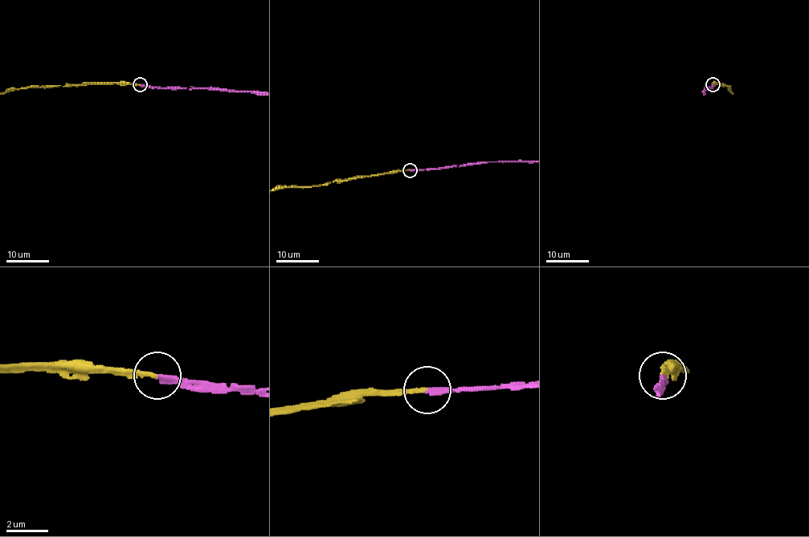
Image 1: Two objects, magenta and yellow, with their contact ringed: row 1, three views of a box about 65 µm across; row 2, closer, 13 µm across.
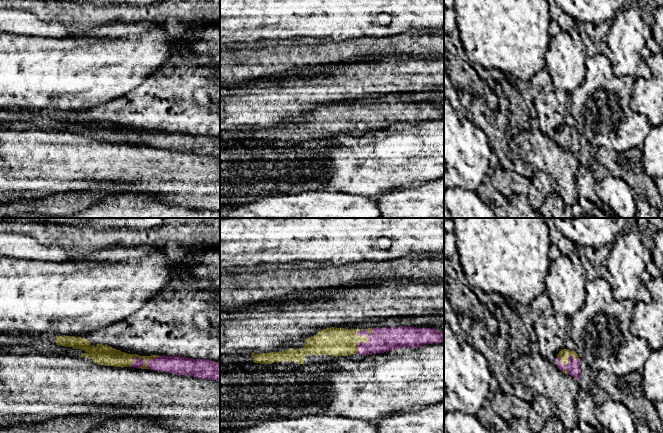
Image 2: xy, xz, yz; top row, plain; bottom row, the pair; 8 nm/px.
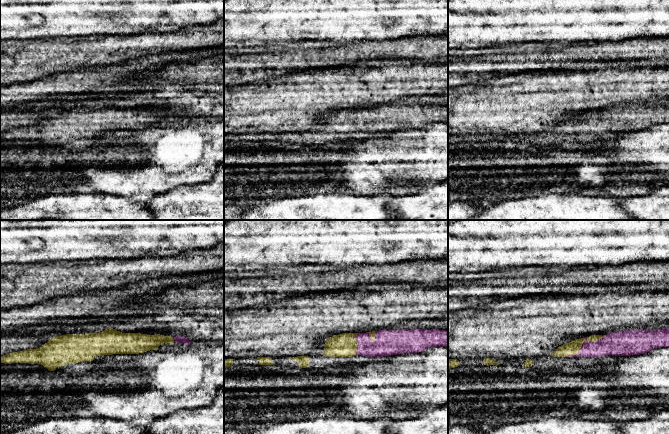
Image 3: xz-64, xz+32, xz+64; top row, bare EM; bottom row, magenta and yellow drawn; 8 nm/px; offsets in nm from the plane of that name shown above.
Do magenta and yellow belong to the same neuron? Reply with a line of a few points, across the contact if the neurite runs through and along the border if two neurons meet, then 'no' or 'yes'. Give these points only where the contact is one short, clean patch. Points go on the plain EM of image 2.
yes

